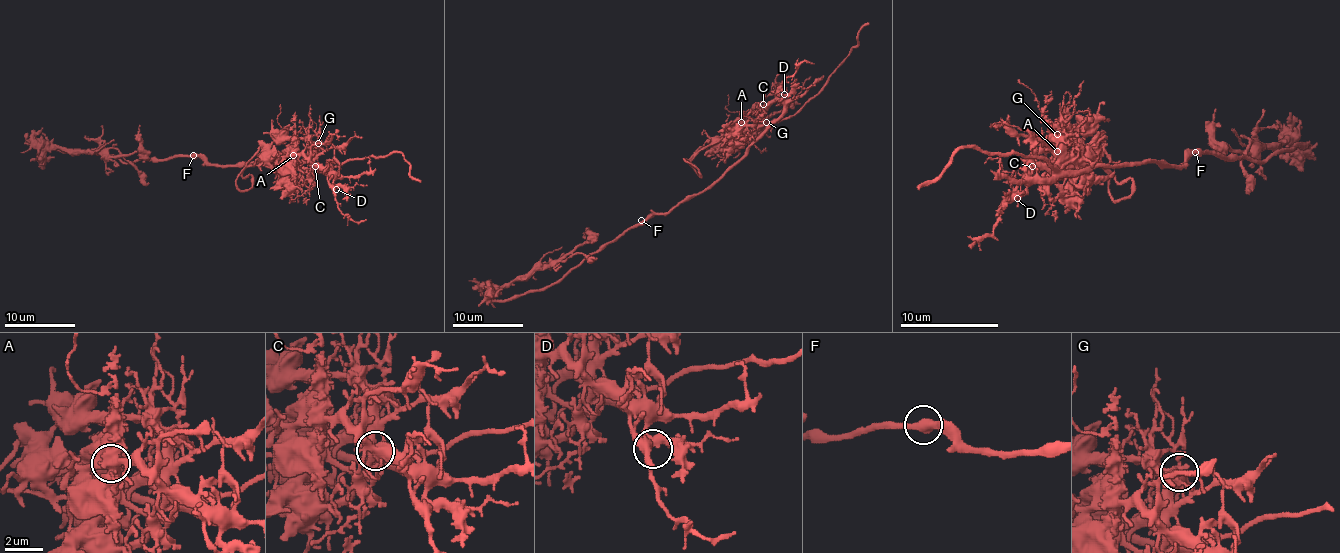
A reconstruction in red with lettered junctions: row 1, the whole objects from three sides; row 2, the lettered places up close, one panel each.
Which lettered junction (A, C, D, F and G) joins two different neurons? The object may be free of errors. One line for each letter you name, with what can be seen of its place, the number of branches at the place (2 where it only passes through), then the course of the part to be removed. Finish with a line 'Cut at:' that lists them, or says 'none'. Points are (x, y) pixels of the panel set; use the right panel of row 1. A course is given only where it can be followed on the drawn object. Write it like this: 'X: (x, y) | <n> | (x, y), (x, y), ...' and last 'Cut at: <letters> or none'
A: (1057, 151) | 3 | (1057, 152), (1076, 169), (1104, 166), (1116, 179), (1131, 181), (1131, 194), (1123, 198)
Cut at: A

